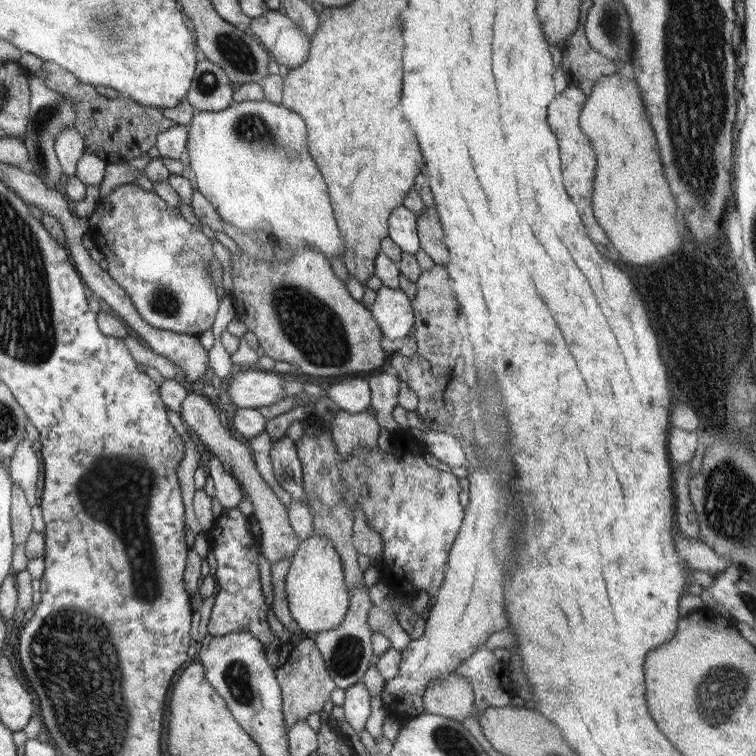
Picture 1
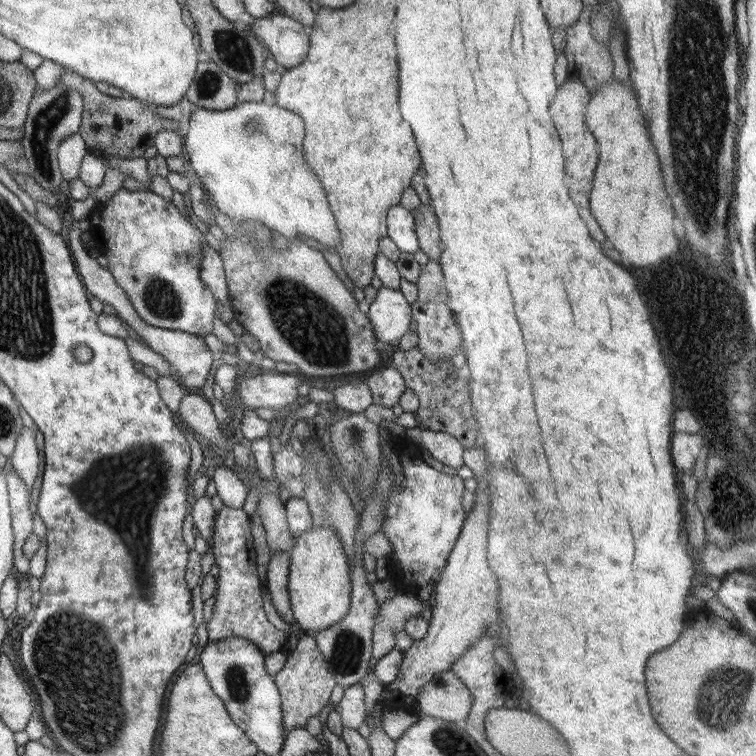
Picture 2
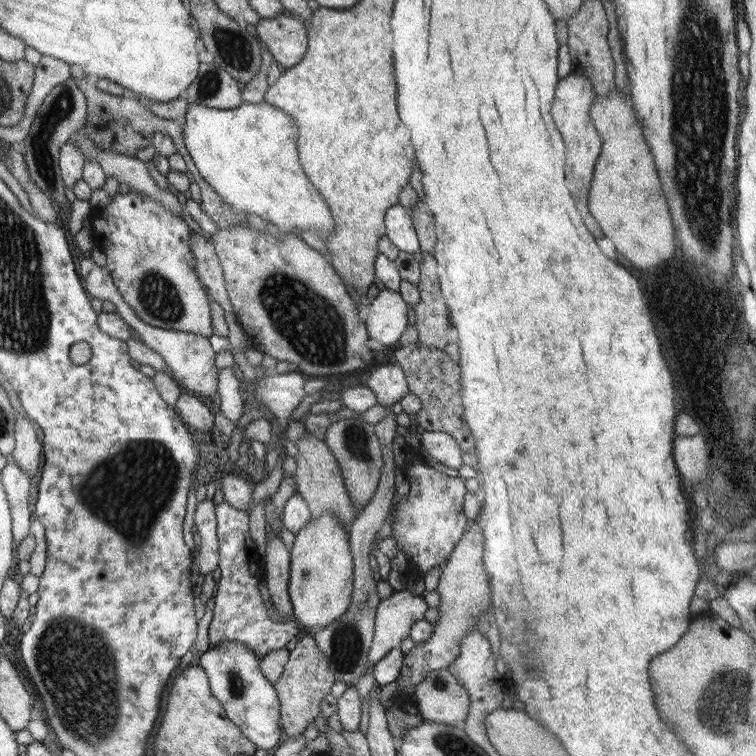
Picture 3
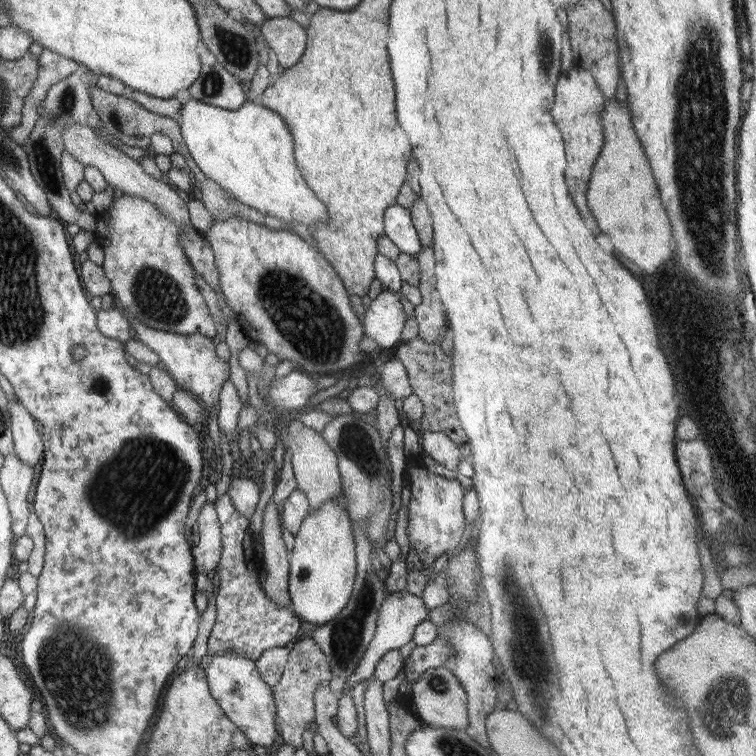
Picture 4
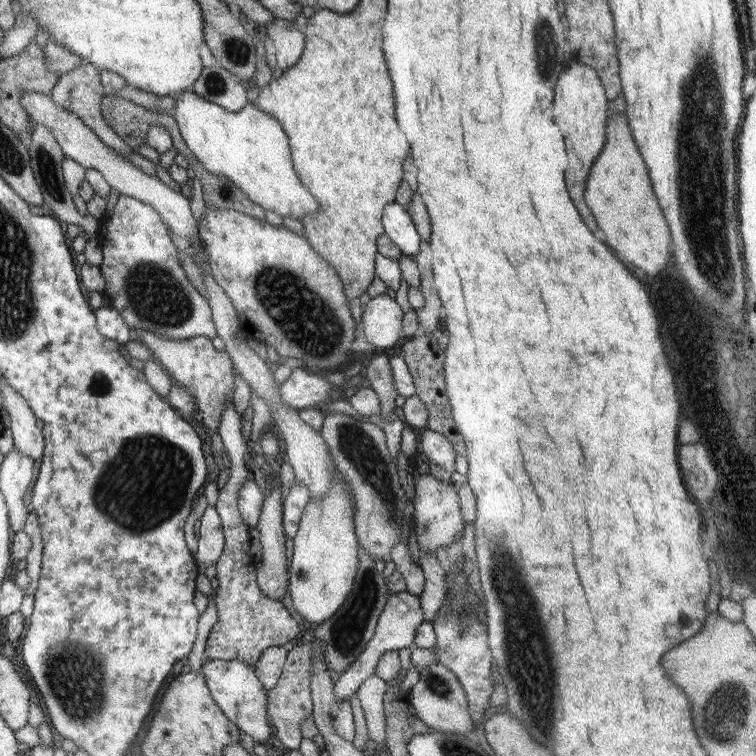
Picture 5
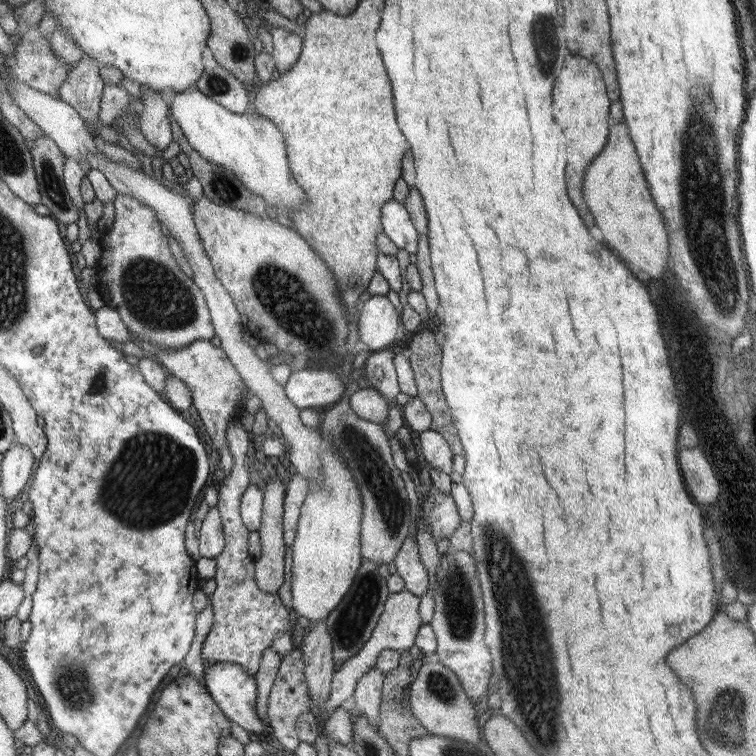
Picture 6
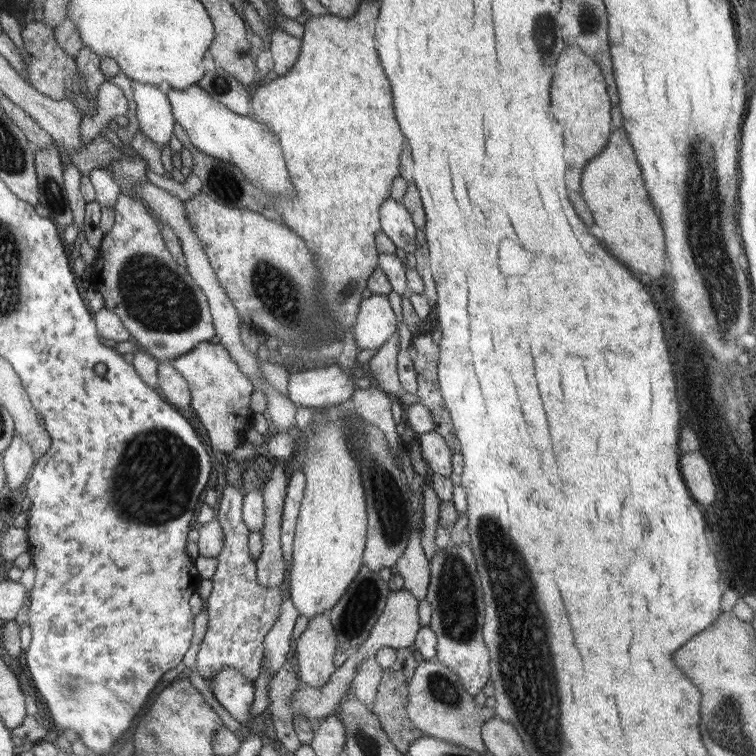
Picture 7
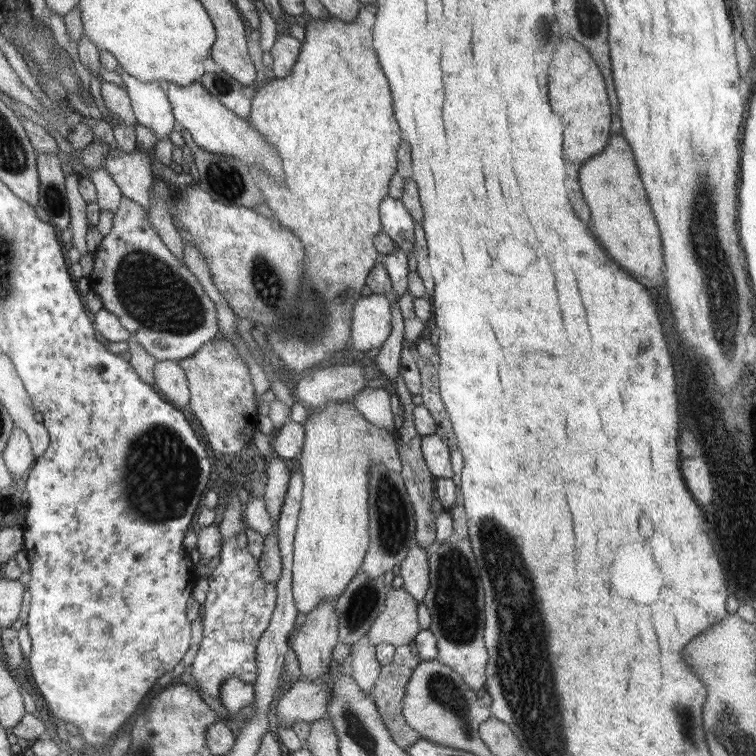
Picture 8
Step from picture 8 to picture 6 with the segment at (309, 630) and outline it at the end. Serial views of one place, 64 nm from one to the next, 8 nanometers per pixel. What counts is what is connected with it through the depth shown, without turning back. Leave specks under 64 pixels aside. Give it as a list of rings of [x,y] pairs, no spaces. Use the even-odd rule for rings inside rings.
[[[323,621],[315,625],[303,639],[299,649],[302,650],[303,674],[310,700],[316,706],[324,706],[329,696],[335,664],[331,658],[331,639],[328,637]]]

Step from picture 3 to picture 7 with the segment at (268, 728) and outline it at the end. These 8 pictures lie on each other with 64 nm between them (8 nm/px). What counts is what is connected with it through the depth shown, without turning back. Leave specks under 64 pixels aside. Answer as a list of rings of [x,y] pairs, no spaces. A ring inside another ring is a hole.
[[[221,667],[210,678],[211,692],[215,700],[237,722],[246,726],[249,722],[249,706],[254,699],[254,685],[236,668]]]

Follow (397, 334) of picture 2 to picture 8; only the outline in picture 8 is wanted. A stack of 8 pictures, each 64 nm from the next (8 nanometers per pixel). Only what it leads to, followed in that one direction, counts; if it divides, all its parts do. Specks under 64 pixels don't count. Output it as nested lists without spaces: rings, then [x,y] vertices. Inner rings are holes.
[[[371,293],[356,299],[351,317],[351,344],[355,350],[366,352],[379,348],[392,329],[388,297]]]

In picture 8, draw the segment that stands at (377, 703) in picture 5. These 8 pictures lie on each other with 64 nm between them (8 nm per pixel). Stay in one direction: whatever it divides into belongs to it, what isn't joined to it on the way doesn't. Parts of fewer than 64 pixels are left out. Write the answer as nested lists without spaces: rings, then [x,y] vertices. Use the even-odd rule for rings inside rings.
[[[366,637],[351,645],[353,645],[353,655],[343,659],[340,665],[344,674],[348,674],[353,683],[357,683],[359,691],[370,695],[381,667],[374,653],[375,646]]]

